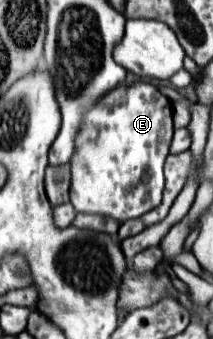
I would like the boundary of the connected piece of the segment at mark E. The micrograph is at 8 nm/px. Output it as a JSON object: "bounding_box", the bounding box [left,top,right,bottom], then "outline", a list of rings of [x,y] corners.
{"bounding_box":[70,80,172,222],"outline":[[[138,80],[106,92],[82,116],[82,126],[74,138],[74,154],[70,158],[70,202],[76,212],[112,216],[118,222],[138,218],[162,202],[164,172],[162,164],[168,156],[172,128],[172,102],[158,92],[150,82]]]}

